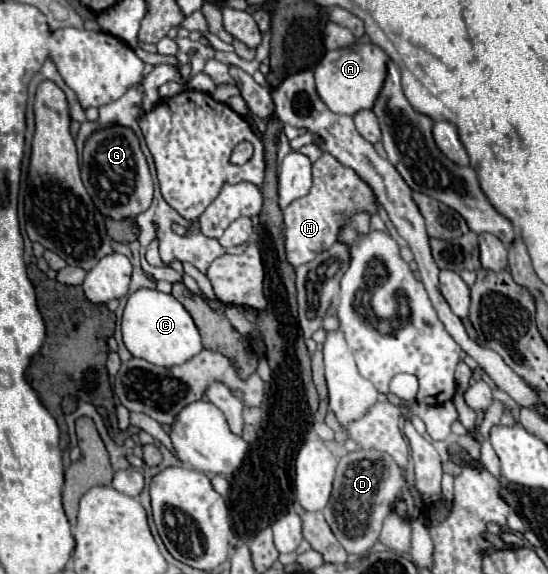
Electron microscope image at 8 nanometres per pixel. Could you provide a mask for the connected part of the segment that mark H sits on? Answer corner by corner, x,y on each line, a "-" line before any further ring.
323,153
319,161
313,163
313,187
309,195
293,201
283,211
283,233
285,233
285,253
293,267
313,261
319,253
329,249
337,241
337,233
345,221
351,221
353,213
367,209
375,213
375,197
369,185
353,173
353,169
341,165
329,153

